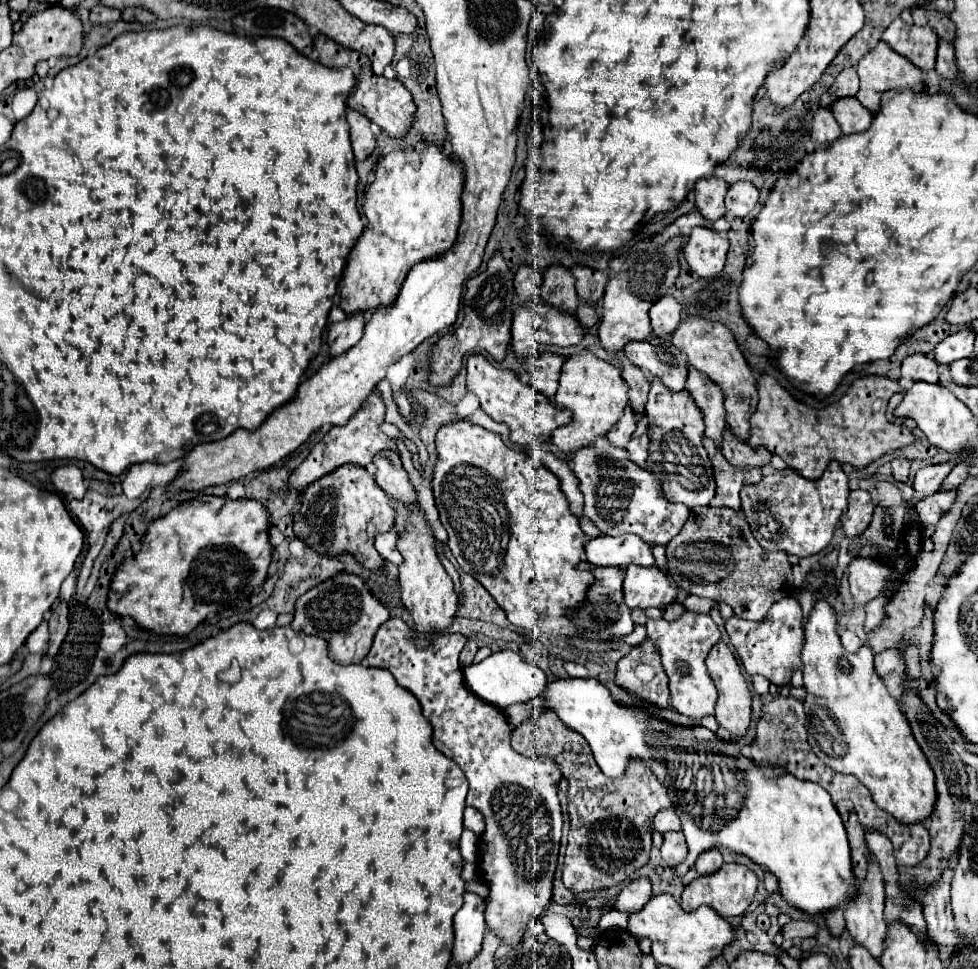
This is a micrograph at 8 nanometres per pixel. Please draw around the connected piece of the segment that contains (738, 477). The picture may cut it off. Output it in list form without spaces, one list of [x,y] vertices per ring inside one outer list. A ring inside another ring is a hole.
[[[703,437],[703,445],[711,457],[715,481],[717,481],[717,495],[711,505],[719,507],[731,507],[731,509],[741,509],[741,499],[739,491],[743,483],[755,483],[761,477],[761,469],[737,469],[733,467],[721,453],[715,441],[709,437]]]

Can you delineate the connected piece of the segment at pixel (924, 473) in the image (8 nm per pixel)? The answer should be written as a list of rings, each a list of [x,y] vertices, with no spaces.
[[[943,461],[943,463],[931,463],[921,467],[915,473],[915,495],[909,499],[909,503],[915,505],[915,501],[923,497],[923,493],[931,493],[931,489],[937,489],[955,465],[957,461]]]

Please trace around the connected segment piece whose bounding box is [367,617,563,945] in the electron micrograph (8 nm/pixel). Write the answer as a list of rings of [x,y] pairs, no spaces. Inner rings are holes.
[[[391,617],[385,621],[371,645],[371,651],[367,655],[369,667],[381,667],[391,671],[391,675],[397,679],[397,683],[405,689],[409,689],[423,707],[423,717],[433,725],[433,745],[443,751],[447,757],[457,761],[457,765],[463,769],[463,773],[469,779],[469,793],[467,793],[467,805],[477,807],[487,821],[487,829],[479,843],[479,877],[489,885],[489,901],[485,909],[485,921],[489,931],[497,933],[505,943],[519,945],[521,935],[525,927],[537,919],[543,909],[547,907],[551,899],[551,881],[557,867],[557,855],[559,855],[559,841],[563,831],[563,817],[561,817],[561,805],[557,797],[557,785],[561,781],[561,769],[551,757],[525,757],[517,753],[509,745],[511,727],[505,719],[505,713],[501,709],[495,709],[495,705],[487,705],[487,701],[475,697],[465,685],[463,667],[459,665],[459,653],[465,647],[467,639],[459,633],[433,633],[427,641],[425,649],[419,649],[417,633],[413,633],[413,627],[409,627],[403,619]]]

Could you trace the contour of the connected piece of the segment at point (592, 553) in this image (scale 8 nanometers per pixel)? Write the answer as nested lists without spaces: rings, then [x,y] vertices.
[[[599,535],[595,539],[589,539],[585,543],[587,561],[593,565],[617,565],[627,567],[629,563],[635,565],[653,565],[653,553],[651,547],[635,535],[619,535],[619,537],[607,537]]]

